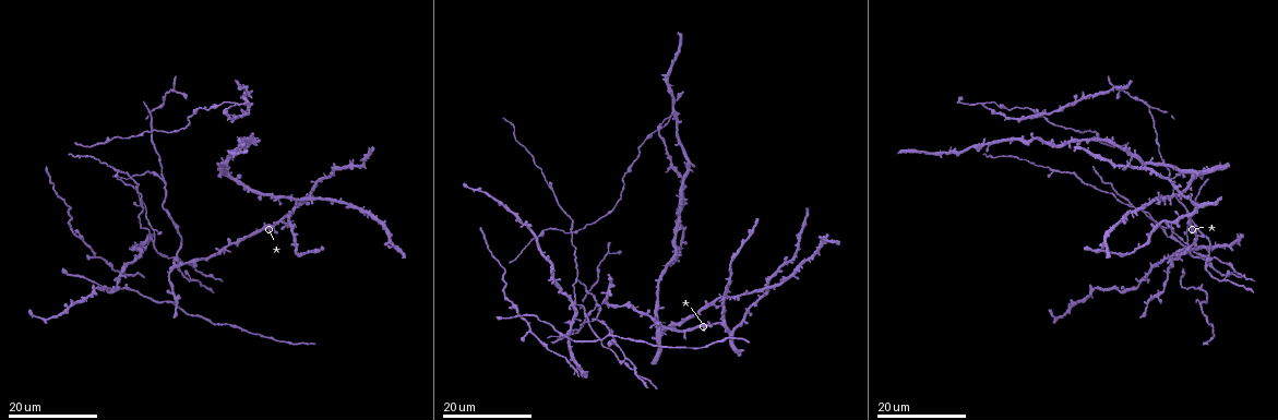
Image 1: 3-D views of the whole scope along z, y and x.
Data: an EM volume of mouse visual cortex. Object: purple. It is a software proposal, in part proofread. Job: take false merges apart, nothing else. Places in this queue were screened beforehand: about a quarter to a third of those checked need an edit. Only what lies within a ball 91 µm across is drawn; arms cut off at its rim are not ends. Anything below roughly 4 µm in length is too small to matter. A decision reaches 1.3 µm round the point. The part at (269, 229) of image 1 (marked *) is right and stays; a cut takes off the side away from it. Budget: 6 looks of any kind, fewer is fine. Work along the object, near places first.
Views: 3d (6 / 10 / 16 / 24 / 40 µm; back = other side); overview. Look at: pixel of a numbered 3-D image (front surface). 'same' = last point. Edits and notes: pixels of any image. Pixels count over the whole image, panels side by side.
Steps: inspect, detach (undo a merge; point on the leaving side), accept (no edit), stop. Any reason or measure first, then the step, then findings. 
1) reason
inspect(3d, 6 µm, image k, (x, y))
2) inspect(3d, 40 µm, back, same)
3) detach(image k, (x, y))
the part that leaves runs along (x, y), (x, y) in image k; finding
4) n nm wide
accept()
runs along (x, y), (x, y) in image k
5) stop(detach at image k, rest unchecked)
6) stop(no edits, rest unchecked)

a fork
inspect(3d, 24 µm, image 1, (164, 179))

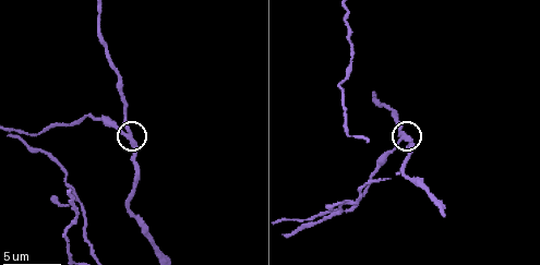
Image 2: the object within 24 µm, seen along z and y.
inspect(3d, 6 µm, image 2, (128, 137))

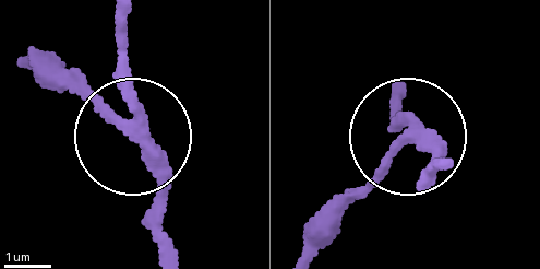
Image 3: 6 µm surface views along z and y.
250 nm wide
accept()
continuous, no second cell

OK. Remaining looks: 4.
a fork
inspect(3d, 24 µm, image 1, (1186, 243))

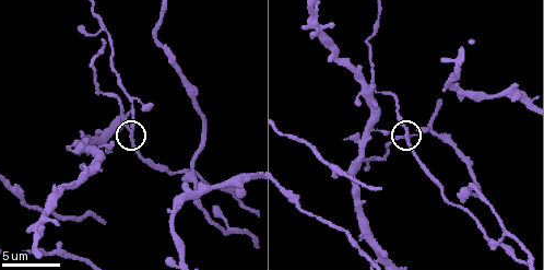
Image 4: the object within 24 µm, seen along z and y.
zoom in
inspect(3d, 6 µm, image 4, (129, 135))

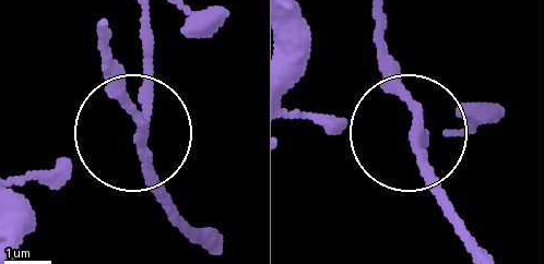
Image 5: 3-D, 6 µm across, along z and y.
accept()
one cell here

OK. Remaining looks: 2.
four arms meet
inspect(3d, 6 µm, image 4, (368, 101))

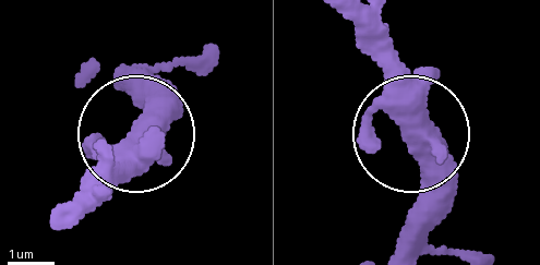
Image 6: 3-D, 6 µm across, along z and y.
other side
inspect(3d, 6 µm, back, image 6, (136, 130))

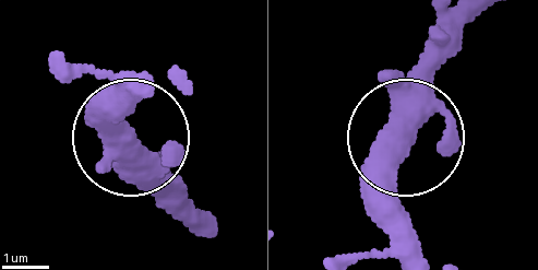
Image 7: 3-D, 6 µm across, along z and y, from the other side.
side arm 19 µm
accept()
all the same cell

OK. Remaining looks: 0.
stop(no edits, rest unchecked)

